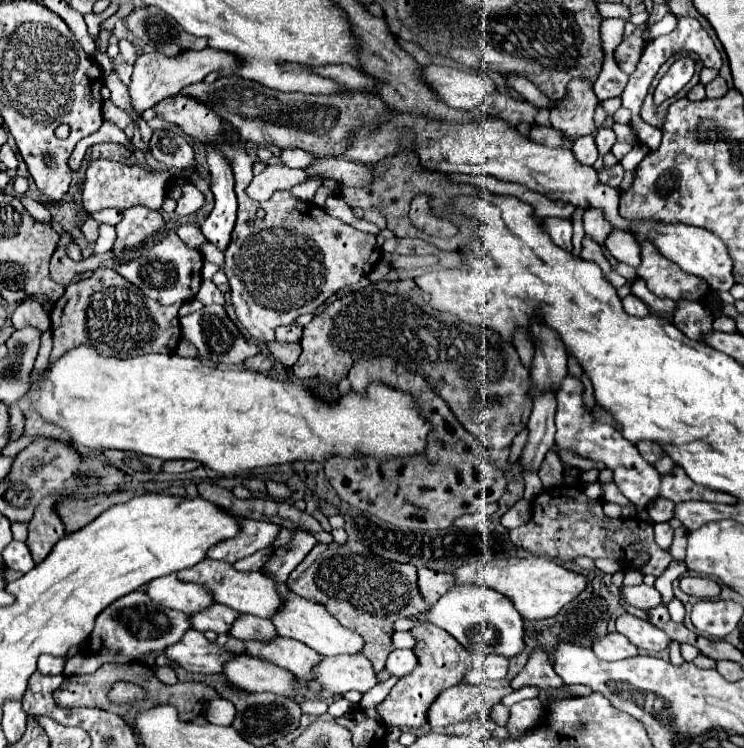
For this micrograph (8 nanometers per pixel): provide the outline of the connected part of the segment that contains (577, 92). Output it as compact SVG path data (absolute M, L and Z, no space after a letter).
M571 81L567 97L551 109L551 125L561 131L565 139L571 143L581 135L595 133L597 127L593 123L593 111L599 99L593 93L593 87L587 81Z

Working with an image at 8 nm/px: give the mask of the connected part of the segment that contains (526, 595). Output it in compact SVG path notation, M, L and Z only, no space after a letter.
M529 557L529 559L497 559L493 563L481 563L475 561L473 565L461 565L453 571L455 585L483 585L489 589L495 589L509 597L515 605L515 609L521 613L523 619L529 621L541 621L547 617L553 617L561 611L563 605L567 605L573 597L577 597L585 589L585 577L579 573L573 573L561 565L555 565L547 561L545 557Z

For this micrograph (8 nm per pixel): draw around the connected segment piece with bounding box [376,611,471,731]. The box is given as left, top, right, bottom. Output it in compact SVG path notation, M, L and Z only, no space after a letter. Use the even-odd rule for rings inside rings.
M427 611L419 613L417 617L411 617L415 627L409 629L409 633L415 639L413 653L417 653L417 669L413 673L407 673L397 681L397 685L391 689L387 699L377 705L376 710L383 723L389 727L399 727L399 729L419 729L427 723L427 711L429 705L443 693L445 689L457 685L463 681L463 675L471 667L471 653L465 651L449 633L443 629L437 629L437 625L421 625L421 617L425 617Z

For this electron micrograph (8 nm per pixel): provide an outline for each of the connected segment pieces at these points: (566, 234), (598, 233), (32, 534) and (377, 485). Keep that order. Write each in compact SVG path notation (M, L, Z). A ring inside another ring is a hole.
M545 219L545 227L549 227L547 233L551 233L551 239L557 241L557 246L567 252L572 252L573 225L571 225L571 221L567 221L567 219Z
M587 209L583 215L583 225L585 225L585 235L589 235L599 245L605 245L605 239L611 233L611 225L603 219L601 211Z
M47 497L43 499L37 509L33 519L29 521L29 539L27 539L27 547L33 555L35 563L41 563L51 549L57 545L57 541L65 535L63 523L57 517L57 513L53 511L55 503L63 499L63 497Z
M375 357L367 361L359 361L349 369L351 389L355 393L365 395L369 383L383 383L397 391L409 393L419 407L421 417L431 423L431 433L427 437L425 451L413 457L395 457L385 463L369 457L341 457L333 455L325 463L325 475L337 495L349 505L369 511L383 521L389 521L399 527L409 529L445 529L453 525L453 521L463 513L477 511L477 491L481 507L495 503L507 489L507 477L489 461L485 461L485 449L449 411L447 403L437 397L421 375L409 373L401 365L395 365L391 357ZM471 477L481 477L479 485L471 481Z

